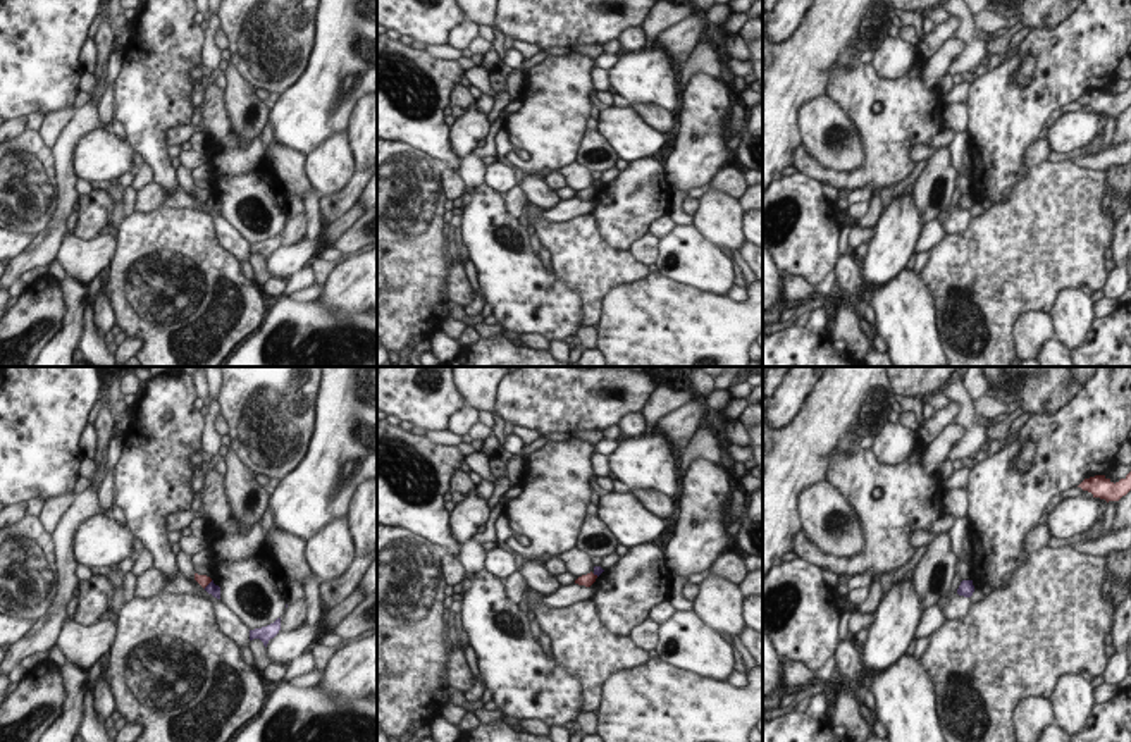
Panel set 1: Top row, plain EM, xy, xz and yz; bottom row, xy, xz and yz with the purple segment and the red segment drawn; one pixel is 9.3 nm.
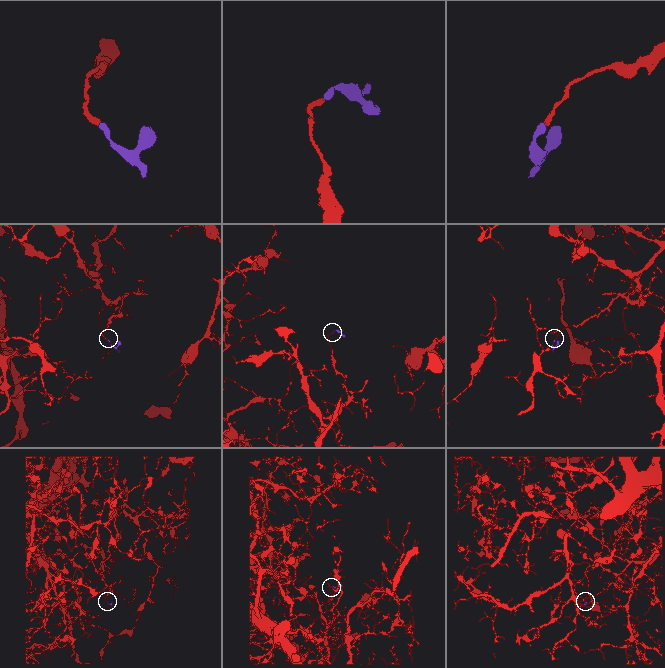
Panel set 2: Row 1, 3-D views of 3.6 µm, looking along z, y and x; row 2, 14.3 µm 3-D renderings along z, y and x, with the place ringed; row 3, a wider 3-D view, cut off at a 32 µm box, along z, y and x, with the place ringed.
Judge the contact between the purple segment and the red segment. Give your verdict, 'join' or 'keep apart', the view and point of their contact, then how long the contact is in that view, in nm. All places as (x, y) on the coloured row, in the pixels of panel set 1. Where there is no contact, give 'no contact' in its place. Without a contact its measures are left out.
keep apart; meets purple in xy at (209, 584); contact 120 nm long

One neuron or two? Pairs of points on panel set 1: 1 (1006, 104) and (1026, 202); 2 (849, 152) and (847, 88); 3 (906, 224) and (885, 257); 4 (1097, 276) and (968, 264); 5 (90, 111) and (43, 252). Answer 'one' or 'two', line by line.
1: two
2: two
3: one
4: one
5: one

